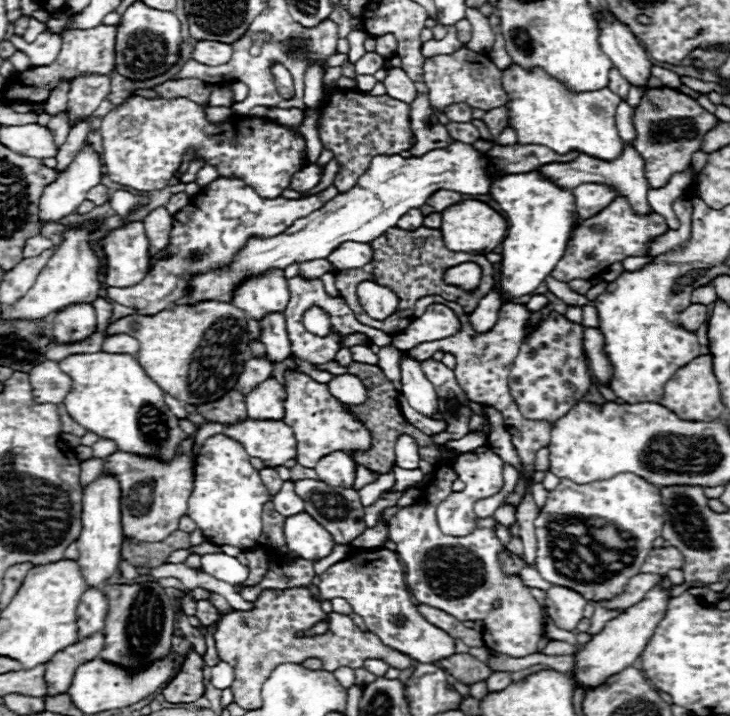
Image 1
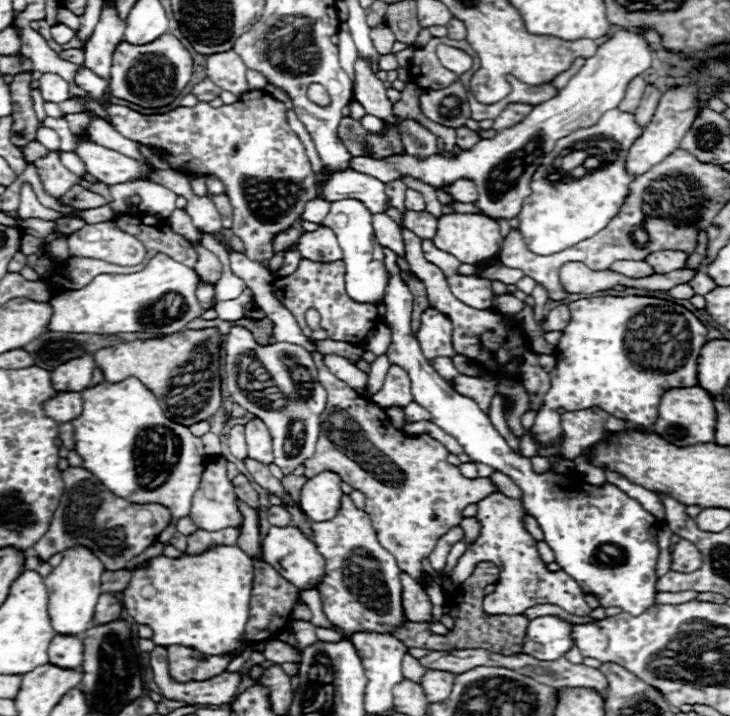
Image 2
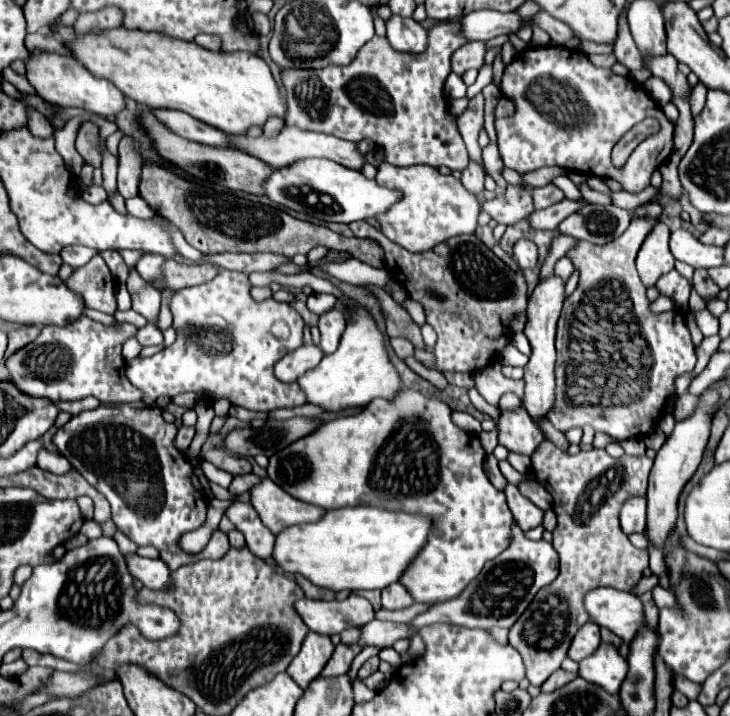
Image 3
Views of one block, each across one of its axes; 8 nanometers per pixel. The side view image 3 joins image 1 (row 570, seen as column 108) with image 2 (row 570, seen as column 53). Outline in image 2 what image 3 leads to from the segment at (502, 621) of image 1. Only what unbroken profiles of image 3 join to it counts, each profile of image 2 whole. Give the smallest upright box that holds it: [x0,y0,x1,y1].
[430,540,452,572]

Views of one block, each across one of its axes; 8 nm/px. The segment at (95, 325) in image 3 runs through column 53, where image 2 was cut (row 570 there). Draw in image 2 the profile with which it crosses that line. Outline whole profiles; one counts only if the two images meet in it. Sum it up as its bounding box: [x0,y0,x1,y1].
[314,494,406,632]

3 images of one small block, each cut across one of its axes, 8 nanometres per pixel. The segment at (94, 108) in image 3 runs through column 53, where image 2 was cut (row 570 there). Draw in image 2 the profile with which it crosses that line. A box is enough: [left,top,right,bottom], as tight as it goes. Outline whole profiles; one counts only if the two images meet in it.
[44,548,104,636]

